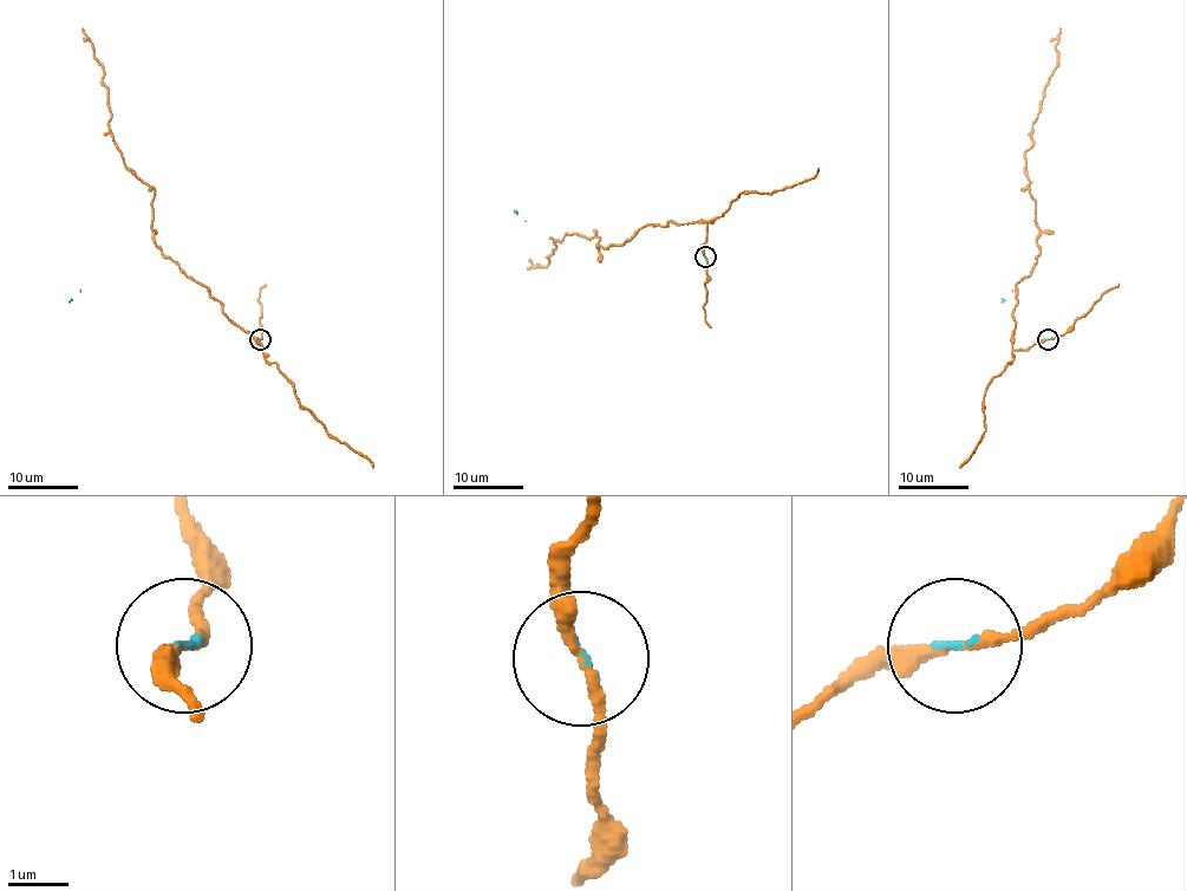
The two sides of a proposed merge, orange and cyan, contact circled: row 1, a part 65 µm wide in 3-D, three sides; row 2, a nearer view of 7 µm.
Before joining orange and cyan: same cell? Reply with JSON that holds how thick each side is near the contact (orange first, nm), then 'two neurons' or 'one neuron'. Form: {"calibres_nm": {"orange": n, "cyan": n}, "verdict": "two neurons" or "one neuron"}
{"calibres_nm": {"orange": 190, "cyan": 90}, "verdict": "two neurons"}

